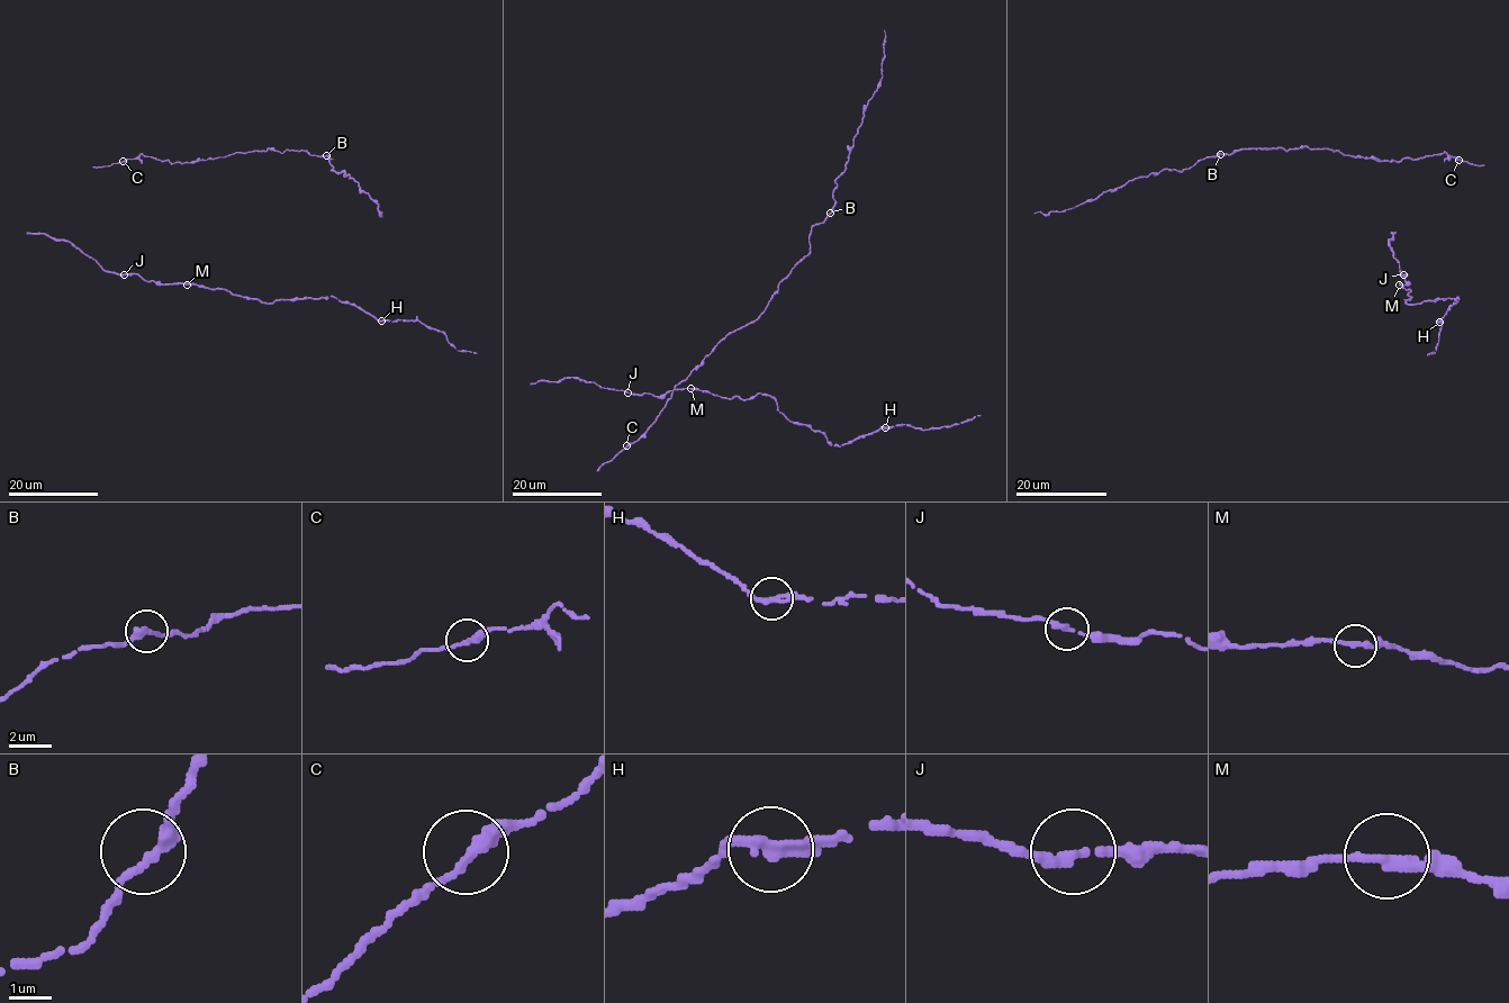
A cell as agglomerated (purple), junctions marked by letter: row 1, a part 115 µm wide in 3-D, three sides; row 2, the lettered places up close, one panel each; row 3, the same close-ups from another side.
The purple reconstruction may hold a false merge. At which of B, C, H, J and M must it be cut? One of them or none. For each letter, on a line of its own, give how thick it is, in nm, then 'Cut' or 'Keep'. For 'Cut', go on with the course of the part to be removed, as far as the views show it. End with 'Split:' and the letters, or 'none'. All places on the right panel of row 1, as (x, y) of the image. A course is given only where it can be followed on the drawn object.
B: Thickness 280 nm. Keep
C: Thickness 280 nm. Keep
H: Thickness 280 nm. Keep
J: Thickness 260 nm. Keep
M: Thickness 260 nm. Keep
Split: none

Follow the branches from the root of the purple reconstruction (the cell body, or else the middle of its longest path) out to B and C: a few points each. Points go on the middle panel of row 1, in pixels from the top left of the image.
B: (675, 387), (721, 340), (759, 316), (779, 282), (810, 252), (812, 227), (823, 223), (830, 213)
C: (675, 387), (657, 421), (638, 440), (626, 445)

